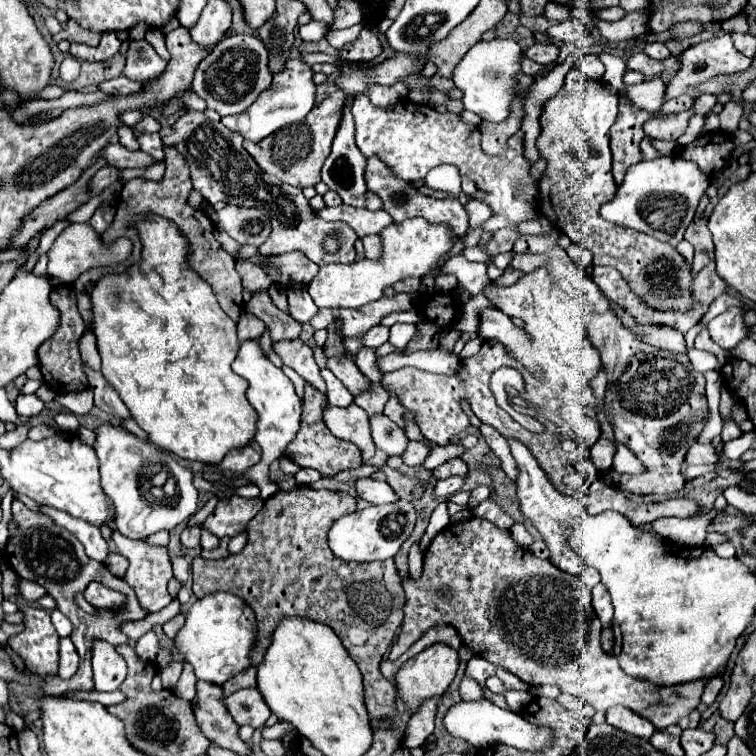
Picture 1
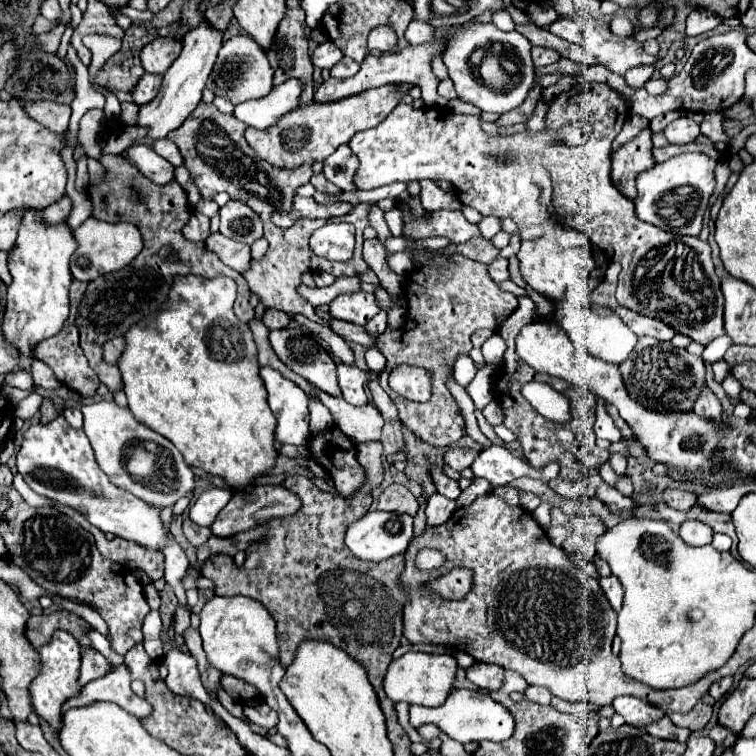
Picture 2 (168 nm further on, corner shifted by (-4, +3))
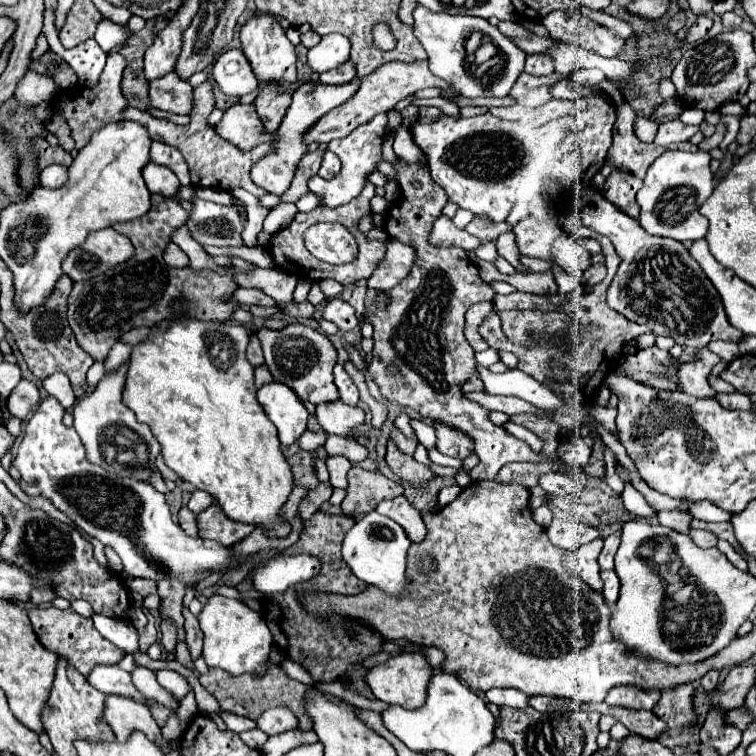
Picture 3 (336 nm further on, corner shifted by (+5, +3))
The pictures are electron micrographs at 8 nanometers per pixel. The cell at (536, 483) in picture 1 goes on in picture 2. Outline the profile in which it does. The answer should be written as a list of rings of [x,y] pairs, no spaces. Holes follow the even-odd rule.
[[[569,517],[569,529],[571,533],[563,543],[569,561],[573,561],[591,577],[599,579],[593,559],[597,555],[595,543],[607,531],[605,525],[599,521],[599,517]]]

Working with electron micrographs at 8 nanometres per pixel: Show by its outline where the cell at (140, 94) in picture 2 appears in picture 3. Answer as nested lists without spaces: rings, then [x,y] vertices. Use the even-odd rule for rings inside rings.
[[[172,71],[156,81],[150,81],[150,103],[162,111],[188,115],[192,109],[192,87],[188,81],[180,81],[180,77]]]

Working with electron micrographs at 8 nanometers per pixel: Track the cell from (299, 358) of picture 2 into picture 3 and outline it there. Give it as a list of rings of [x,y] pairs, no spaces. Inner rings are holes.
[[[290,323],[282,329],[258,329],[256,331],[262,351],[264,351],[264,361],[270,373],[274,375],[276,381],[288,385],[294,389],[294,393],[310,401],[314,405],[326,403],[326,401],[336,401],[338,399],[338,389],[332,381],[332,367],[336,363],[336,349],[328,341],[326,335],[318,333],[316,329],[300,323]]]

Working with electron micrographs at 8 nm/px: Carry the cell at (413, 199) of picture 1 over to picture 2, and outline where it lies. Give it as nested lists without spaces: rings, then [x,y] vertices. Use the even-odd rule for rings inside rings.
[[[397,199],[397,207],[403,211],[405,229],[403,233],[409,237],[425,239],[425,237],[447,237],[453,245],[465,243],[473,237],[481,237],[479,227],[471,225],[461,211],[433,211],[427,213],[421,221],[409,215],[409,207]]]

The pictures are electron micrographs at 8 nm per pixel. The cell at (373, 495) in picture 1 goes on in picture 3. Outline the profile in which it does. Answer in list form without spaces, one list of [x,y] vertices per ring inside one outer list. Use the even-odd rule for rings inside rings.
[[[398,495],[394,499],[382,501],[376,511],[380,515],[386,515],[390,519],[394,519],[398,525],[402,525],[402,529],[406,531],[410,541],[422,541],[426,535],[426,527],[422,523],[420,513],[408,503],[408,499],[404,495]]]

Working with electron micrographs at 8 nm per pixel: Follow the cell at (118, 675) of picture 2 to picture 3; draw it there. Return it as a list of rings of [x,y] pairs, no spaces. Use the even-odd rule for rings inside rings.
[[[106,695],[104,699],[104,721],[112,727],[118,741],[126,741],[130,731],[142,731],[150,741],[162,745],[168,753],[168,741],[162,739],[160,727],[156,725],[150,709],[140,701],[128,701],[128,697]]]

